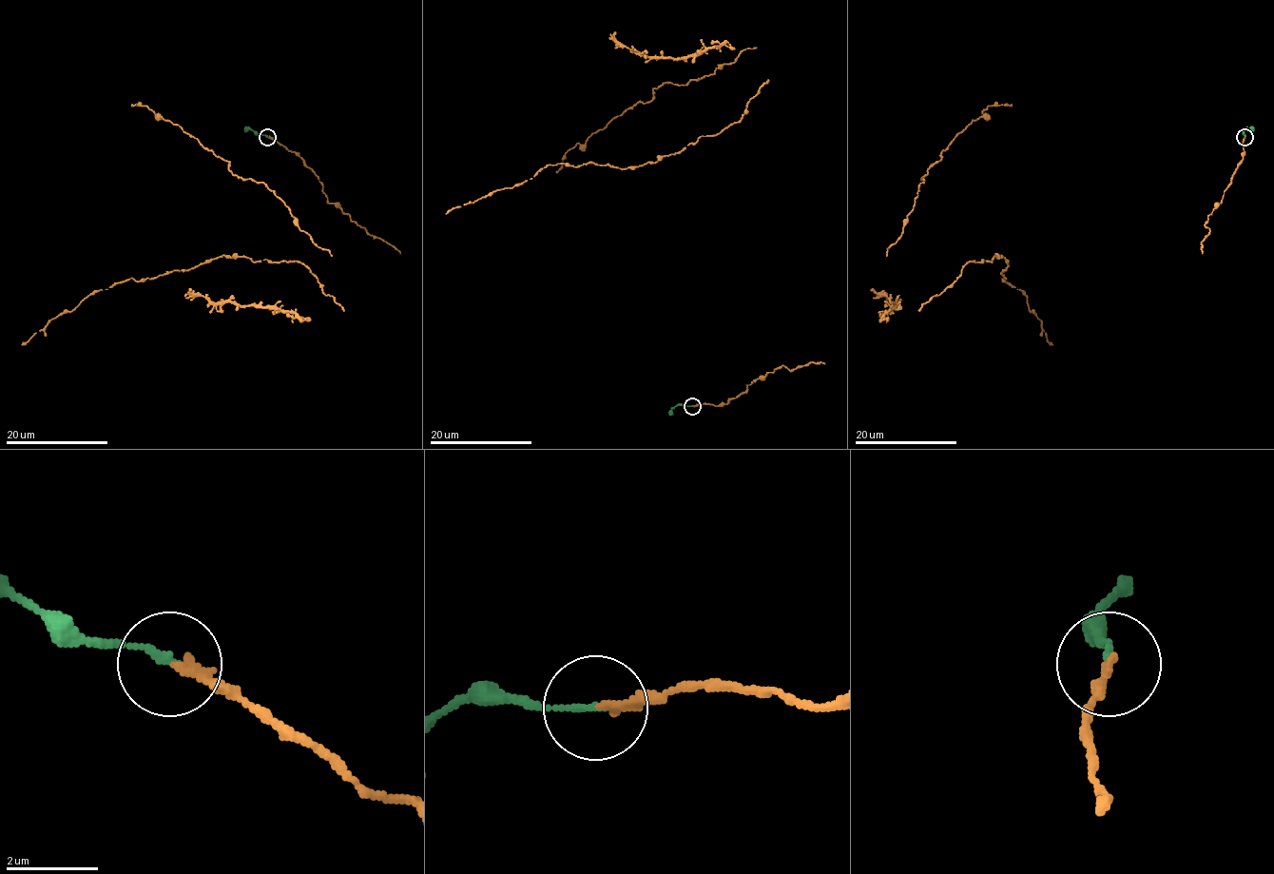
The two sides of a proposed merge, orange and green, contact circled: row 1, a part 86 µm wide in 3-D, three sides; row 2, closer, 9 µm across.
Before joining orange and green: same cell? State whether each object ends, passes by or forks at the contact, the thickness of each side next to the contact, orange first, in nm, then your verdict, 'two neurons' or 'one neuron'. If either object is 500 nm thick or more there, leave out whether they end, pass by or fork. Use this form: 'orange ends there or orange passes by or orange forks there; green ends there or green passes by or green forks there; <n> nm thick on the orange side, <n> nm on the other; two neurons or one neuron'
orange ends there; green ends there; 190 nm thick on the orange side, 130 nm on the other; one neuron

